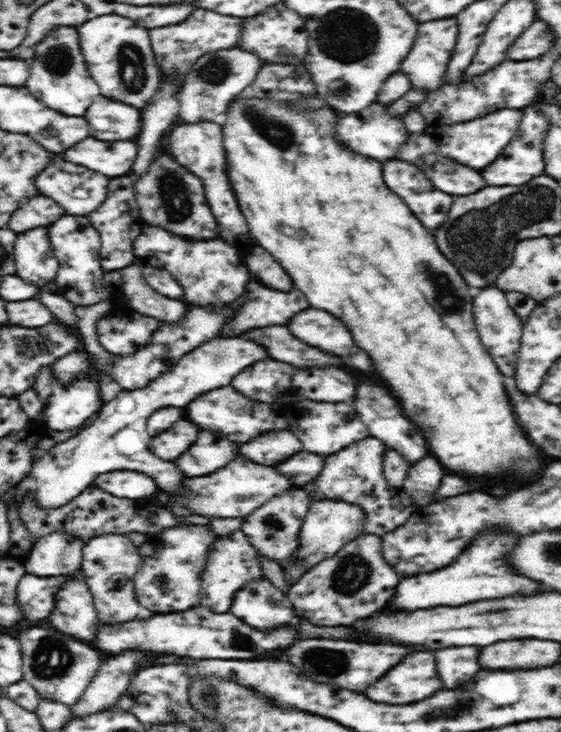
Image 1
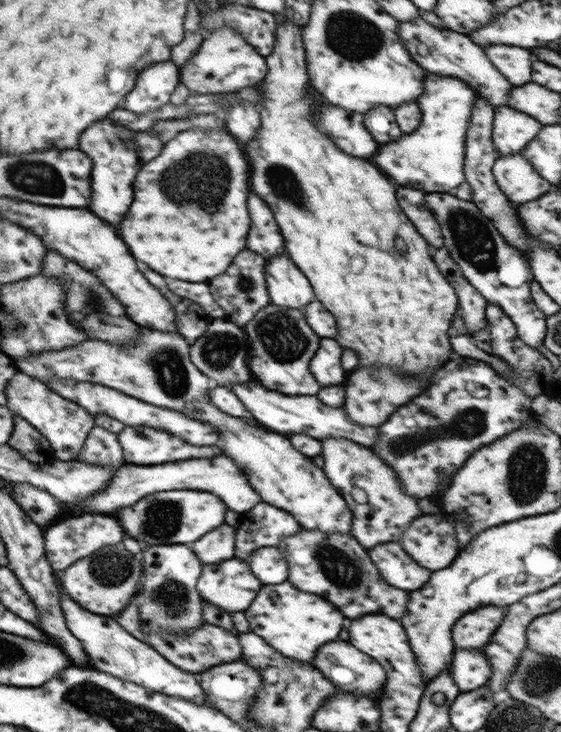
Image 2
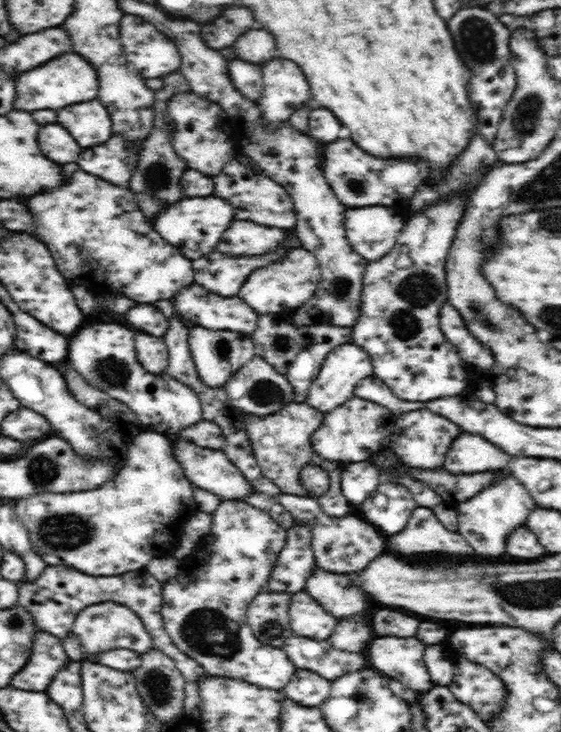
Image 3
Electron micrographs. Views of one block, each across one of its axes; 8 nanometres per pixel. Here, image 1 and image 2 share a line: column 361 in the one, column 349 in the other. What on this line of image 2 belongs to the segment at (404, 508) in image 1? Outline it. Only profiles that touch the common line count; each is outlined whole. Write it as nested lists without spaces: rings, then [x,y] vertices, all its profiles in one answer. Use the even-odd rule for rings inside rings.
[[[320,440],[323,468],[328,480],[352,511],[350,534],[365,548],[374,548],[384,542],[396,542],[408,530],[410,522],[422,515],[417,498],[402,489],[398,473],[382,458],[350,440]]]

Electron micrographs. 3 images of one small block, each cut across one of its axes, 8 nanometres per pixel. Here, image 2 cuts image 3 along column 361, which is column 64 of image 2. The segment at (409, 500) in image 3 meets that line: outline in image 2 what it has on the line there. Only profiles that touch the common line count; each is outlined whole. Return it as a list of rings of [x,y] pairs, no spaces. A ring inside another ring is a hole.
[[[224,454],[216,458],[202,458],[178,460],[170,464],[156,464],[148,466],[126,465],[118,467],[114,478],[110,480],[108,488],[100,490],[98,494],[90,496],[91,498],[84,503],[75,503],[66,505],[59,502],[62,512],[58,514],[58,520],[64,516],[82,513],[100,513],[103,515],[115,515],[120,509],[132,507],[132,504],[141,500],[143,496],[168,490],[202,490],[218,496],[222,503],[230,510],[239,515],[256,507],[261,502],[261,497],[256,490],[250,490],[248,476],[236,466],[236,462]]]

